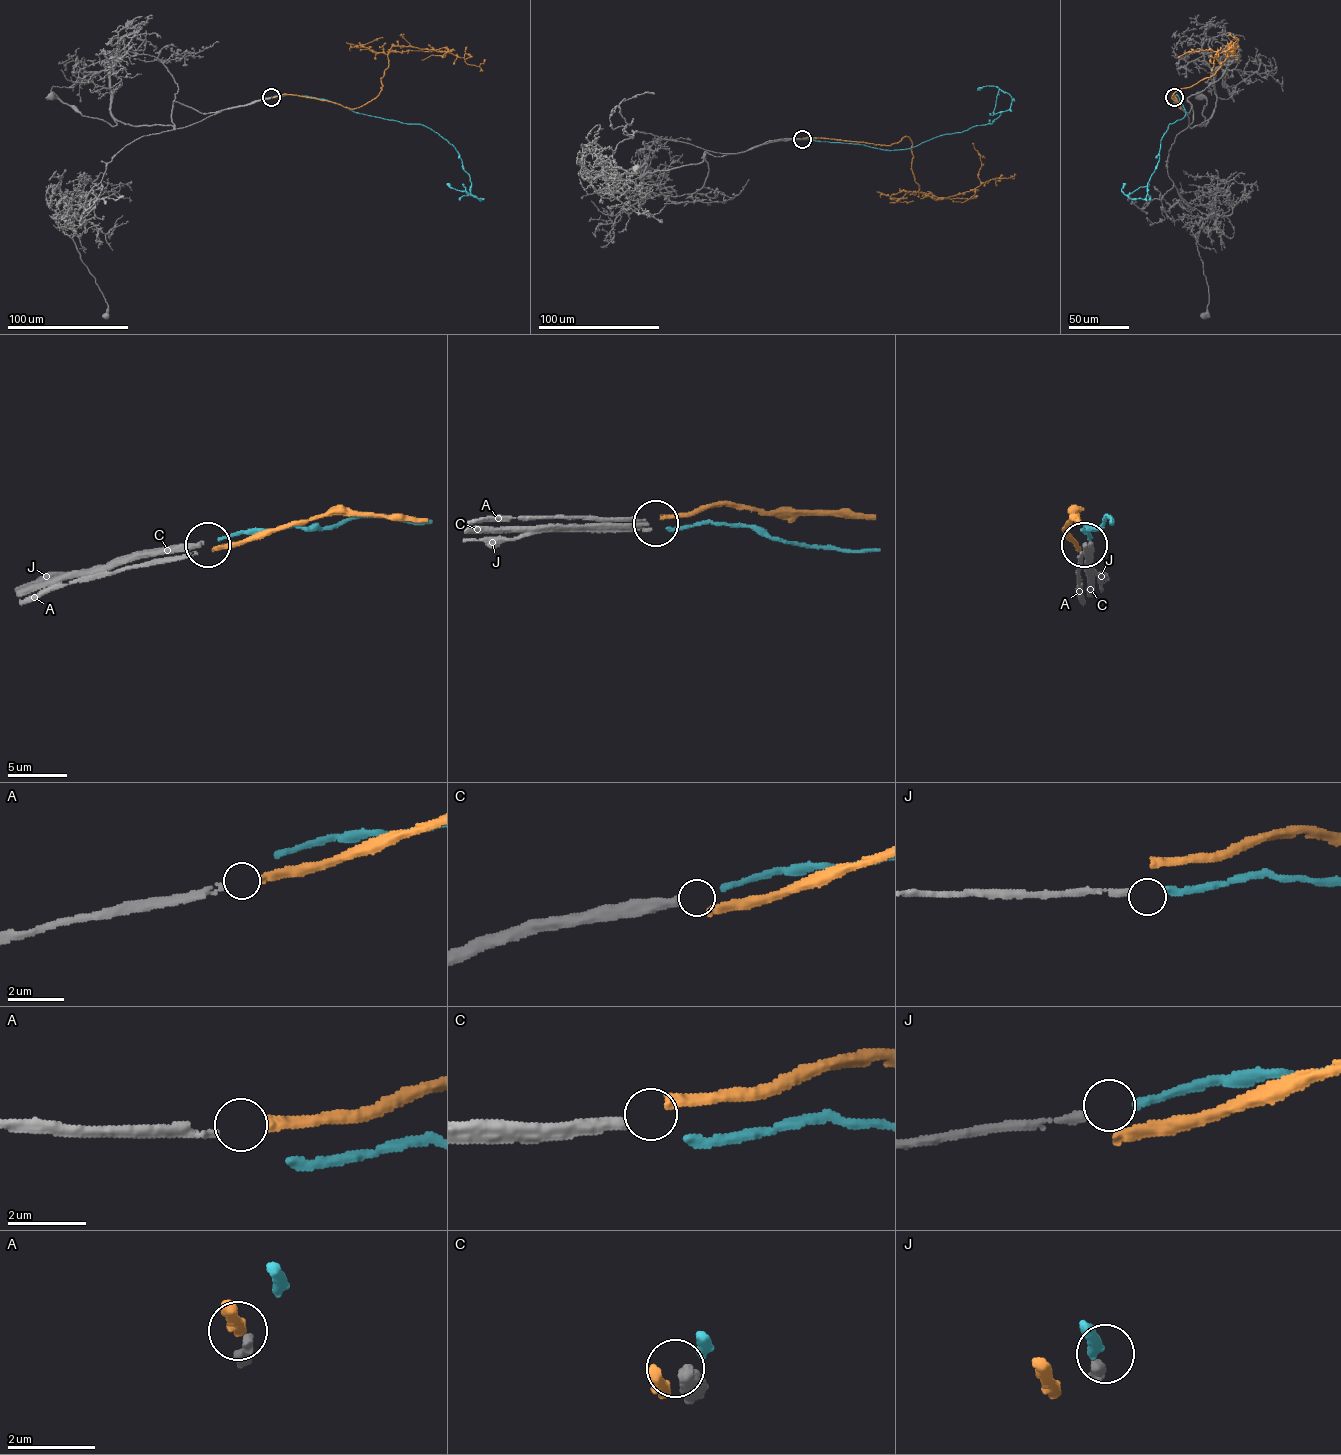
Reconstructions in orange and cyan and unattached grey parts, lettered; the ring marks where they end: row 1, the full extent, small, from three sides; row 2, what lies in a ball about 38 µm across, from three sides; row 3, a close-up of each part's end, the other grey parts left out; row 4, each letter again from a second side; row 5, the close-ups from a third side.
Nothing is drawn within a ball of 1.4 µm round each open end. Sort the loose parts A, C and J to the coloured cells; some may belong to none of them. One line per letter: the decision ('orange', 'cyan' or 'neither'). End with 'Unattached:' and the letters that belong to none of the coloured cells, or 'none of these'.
A: orange
C: neither
J: cyan
Unattached: C

